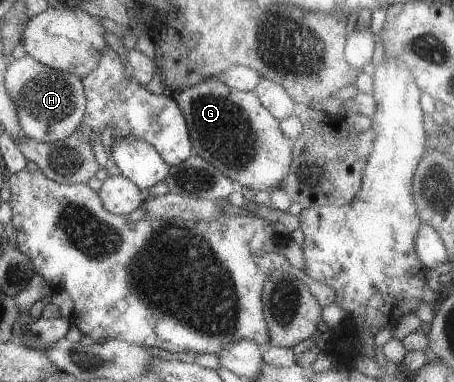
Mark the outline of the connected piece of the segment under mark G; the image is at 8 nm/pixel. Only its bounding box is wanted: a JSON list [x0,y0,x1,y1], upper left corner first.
[175,77,292,193]

